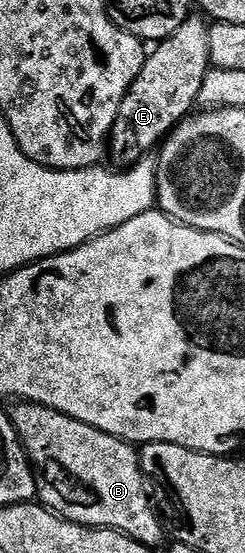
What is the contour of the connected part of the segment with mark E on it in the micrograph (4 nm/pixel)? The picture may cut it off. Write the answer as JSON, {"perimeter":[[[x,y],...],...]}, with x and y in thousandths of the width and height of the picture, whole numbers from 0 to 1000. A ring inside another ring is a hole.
{"perimeter":[[[767,29],[763,38],[739,42],[739,49],[722,49],[722,56],[706,56],[706,63],[645,76],[604,94],[600,112],[576,121],[576,136],[559,136],[559,143],[543,143],[510,179],[494,179],[494,201],[478,201],[478,215],[461,222],[445,250],[445,291],[457,300],[522,306],[527,300],[559,297],[580,284],[604,282],[735,219],[776,212],[800,195],[820,172],[820,157],[837,150],[865,116],[853,99],[861,45],[841,29],[796,29]]]}

